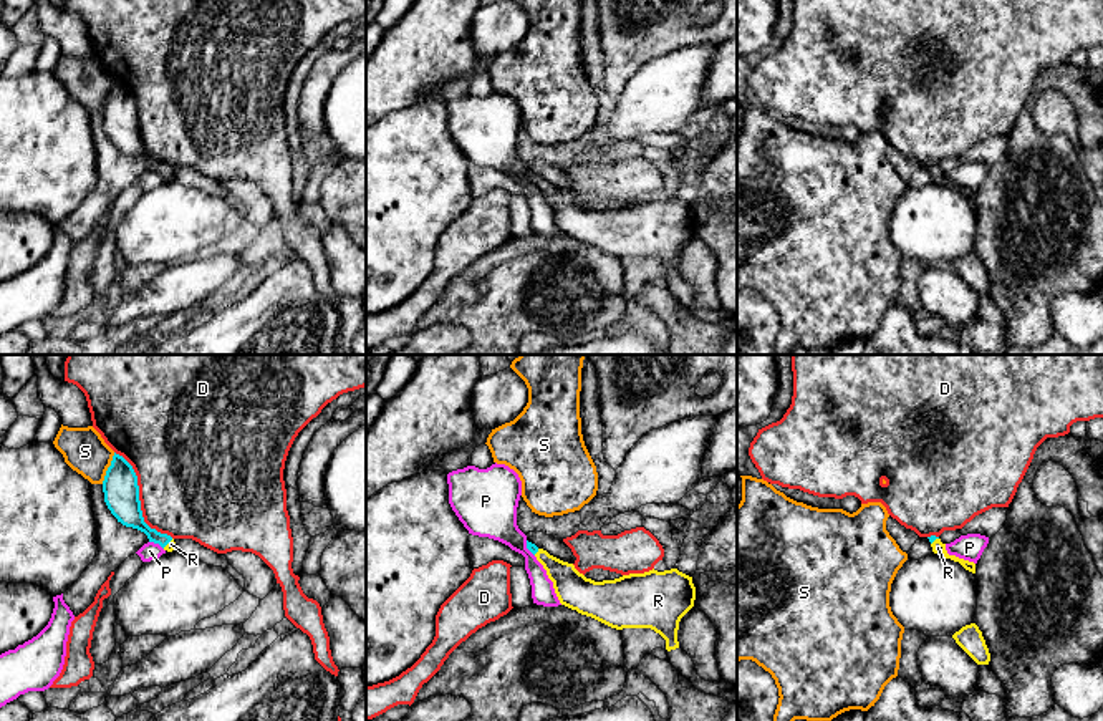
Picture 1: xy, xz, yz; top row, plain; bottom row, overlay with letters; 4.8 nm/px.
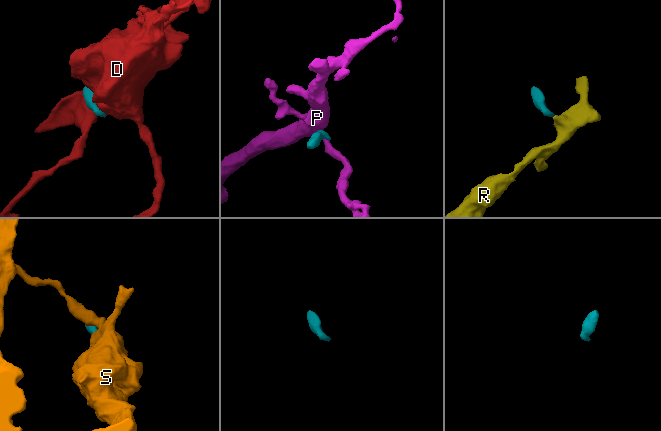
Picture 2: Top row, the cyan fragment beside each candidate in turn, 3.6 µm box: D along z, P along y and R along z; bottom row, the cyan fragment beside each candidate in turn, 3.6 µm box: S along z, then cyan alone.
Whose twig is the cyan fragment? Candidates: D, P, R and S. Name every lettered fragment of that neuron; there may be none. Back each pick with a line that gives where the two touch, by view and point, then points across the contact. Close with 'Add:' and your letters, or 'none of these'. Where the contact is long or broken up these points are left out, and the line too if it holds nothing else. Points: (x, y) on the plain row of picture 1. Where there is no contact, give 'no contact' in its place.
R: xy (168, 171) | across xy (128, 140), (151, 163), (168, 171), (169, 176)
Add: R

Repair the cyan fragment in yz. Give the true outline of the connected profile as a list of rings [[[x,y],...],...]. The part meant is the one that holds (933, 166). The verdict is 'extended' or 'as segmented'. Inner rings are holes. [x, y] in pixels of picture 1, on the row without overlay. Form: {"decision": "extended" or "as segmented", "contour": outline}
{"decision": "extended", "contour": [[[931,164],[931,166],[927,166],[927,167],[929,167],[929,171],[931,171],[931,176],[932,176],[932,181],[934,181],[934,182],[942,184],[942,186],[946,186],[946,187],[951,187],[951,189],[954,189],[954,191],[959,191],[966,199],[975,202],[975,192],[974,192],[974,191],[959,187],[959,186],[956,186],[956,184],[949,184],[947,179],[946,179],[946,172],[942,172],[939,166]]]}

